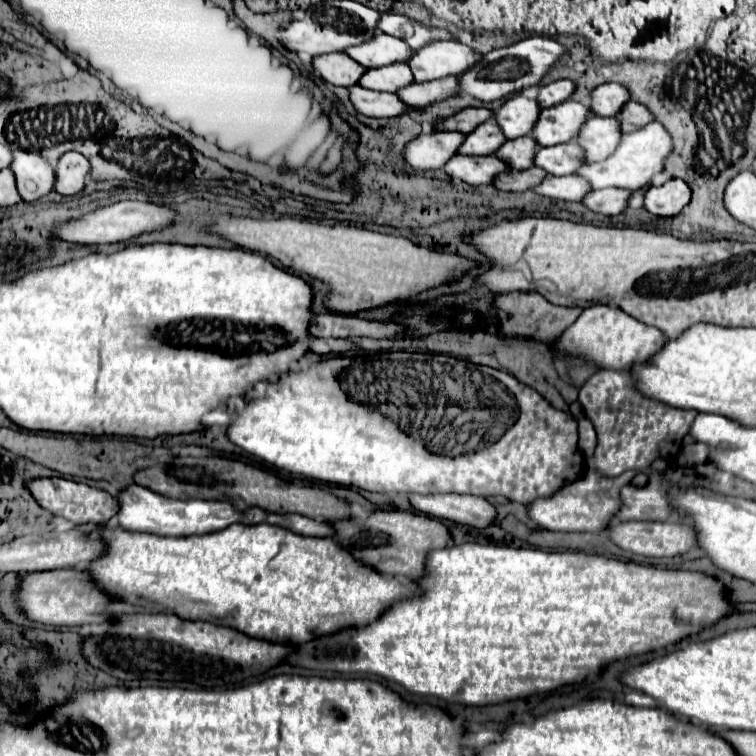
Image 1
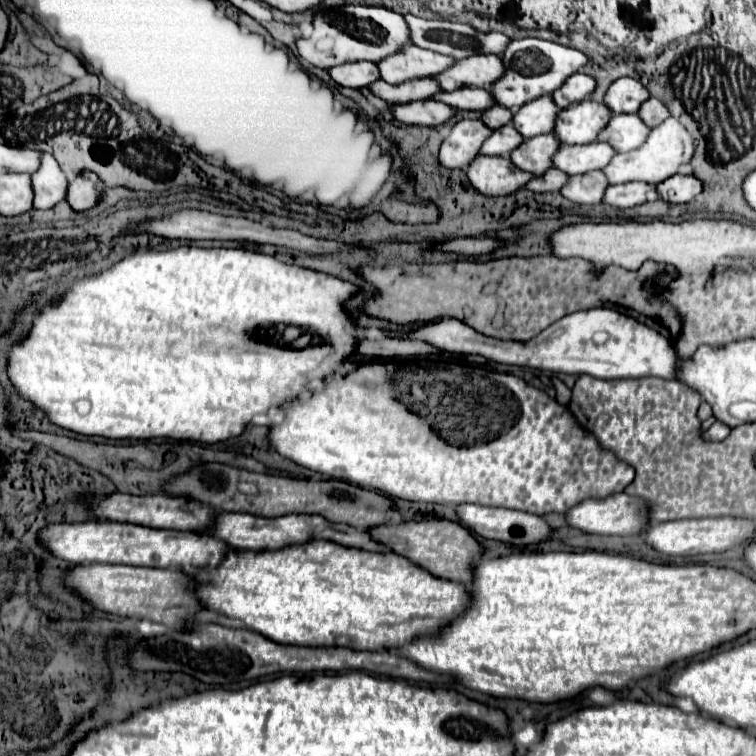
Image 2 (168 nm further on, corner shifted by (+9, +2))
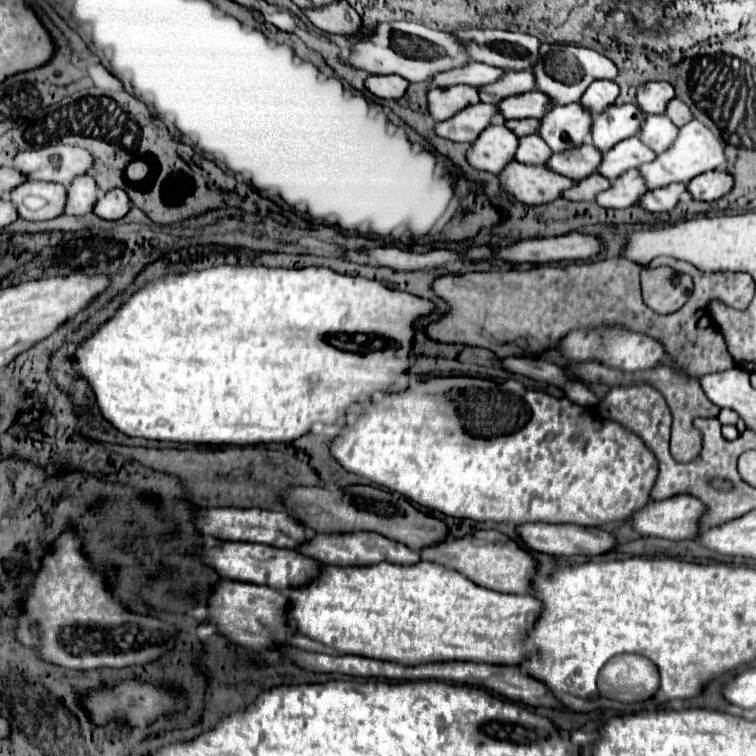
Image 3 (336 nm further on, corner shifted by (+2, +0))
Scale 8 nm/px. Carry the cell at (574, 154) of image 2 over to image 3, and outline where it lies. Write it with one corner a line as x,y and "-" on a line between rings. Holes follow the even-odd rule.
630,137
630,139
620,141
618,145
614,145
614,149
610,149
608,153
604,153
604,161
602,161
598,173
614,181
628,169
654,161
654,157
656,157
656,153
648,145
642,145
642,141
638,137

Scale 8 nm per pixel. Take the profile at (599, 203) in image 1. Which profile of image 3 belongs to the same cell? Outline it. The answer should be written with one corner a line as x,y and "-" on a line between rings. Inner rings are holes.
672,183
668,187
662,187
662,189
654,189
650,193
646,193
640,201
640,205
648,211
654,211
654,213
664,213
664,211
672,211
678,201
680,201
680,195
686,191
686,185
684,183

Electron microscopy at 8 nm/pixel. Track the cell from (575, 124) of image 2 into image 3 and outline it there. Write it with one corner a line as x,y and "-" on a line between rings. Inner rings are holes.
612,105
606,111
602,111
592,125
592,139
594,145
606,153
610,151
618,141
640,135
644,113
638,109
638,105

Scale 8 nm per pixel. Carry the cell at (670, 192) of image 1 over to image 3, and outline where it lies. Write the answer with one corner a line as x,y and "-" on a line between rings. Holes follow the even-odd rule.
708,171
688,183
688,191
698,201
716,201
734,187
734,175
728,171

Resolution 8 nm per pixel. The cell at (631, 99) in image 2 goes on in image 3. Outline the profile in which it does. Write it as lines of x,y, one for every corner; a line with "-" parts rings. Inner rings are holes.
666,81
646,83
638,89
638,107
644,113
664,113
668,101
674,97
674,87

